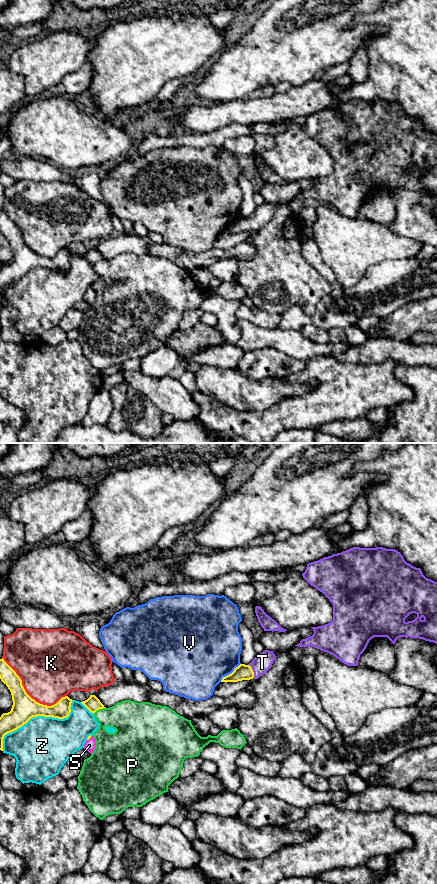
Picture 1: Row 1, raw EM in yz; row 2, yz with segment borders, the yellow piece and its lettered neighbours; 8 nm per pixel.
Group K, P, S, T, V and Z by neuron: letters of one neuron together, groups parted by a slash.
K / P / S / T / V / Z

